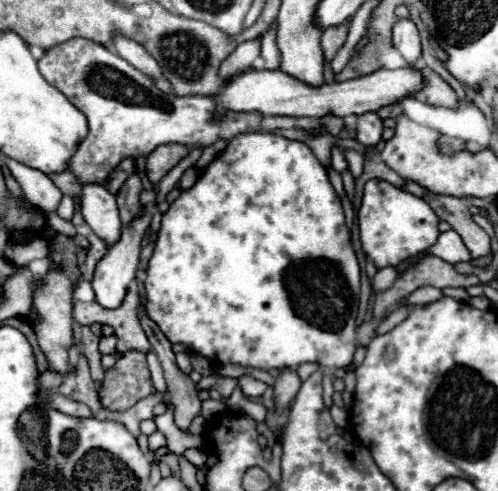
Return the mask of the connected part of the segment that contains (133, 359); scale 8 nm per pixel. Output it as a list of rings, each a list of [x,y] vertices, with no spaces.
[[[126,351],[114,367],[106,371],[100,401],[106,409],[124,411],[152,393],[156,393],[156,389],[146,365],[146,353]]]

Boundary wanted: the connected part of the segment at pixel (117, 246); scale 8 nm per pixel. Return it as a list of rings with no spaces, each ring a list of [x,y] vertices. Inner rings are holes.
[[[158,187],[154,189],[144,189],[140,195],[140,205],[142,205],[142,213],[138,217],[134,217],[124,229],[120,239],[108,247],[106,255],[98,261],[96,271],[94,271],[94,279],[92,279],[92,287],[96,293],[96,301],[106,307],[106,309],[116,309],[120,307],[124,293],[128,289],[128,283],[134,279],[134,273],[138,269],[138,257],[140,257],[140,243],[146,235],[146,229],[150,227],[152,221],[152,209],[156,207],[156,197],[158,197]]]

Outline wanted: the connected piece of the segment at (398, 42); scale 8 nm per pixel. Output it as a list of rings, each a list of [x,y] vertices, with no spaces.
[[[398,19],[392,29],[392,43],[402,53],[402,57],[414,65],[420,59],[422,47],[420,47],[420,35],[416,25],[410,19]]]

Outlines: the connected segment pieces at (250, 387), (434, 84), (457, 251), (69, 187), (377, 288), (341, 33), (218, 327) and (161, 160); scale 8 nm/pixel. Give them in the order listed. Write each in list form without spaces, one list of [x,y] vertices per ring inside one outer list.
[[[242,375],[238,379],[238,385],[240,385],[240,389],[242,389],[242,393],[246,397],[260,397],[264,393],[264,389],[268,387],[266,383],[262,383],[262,381],[258,381],[258,379],[250,377],[250,375]]]
[[[414,65],[414,67],[416,67],[416,69],[420,69],[422,79],[424,79],[424,89],[420,89],[418,93],[414,93],[414,99],[422,101],[422,103],[430,103],[430,105],[450,107],[450,109],[456,109],[456,107],[458,107],[456,93],[452,91],[452,87],[450,87],[446,81],[442,81],[442,79],[440,79],[440,75],[438,75],[438,73],[434,73],[434,71],[432,71],[432,69],[428,69],[428,67],[418,67],[418,65]]]
[[[446,231],[446,233],[440,233],[436,245],[432,245],[430,249],[432,255],[448,261],[448,263],[458,263],[458,261],[472,261],[466,245],[462,243],[460,235],[456,231]]]
[[[60,171],[60,173],[50,173],[48,175],[52,179],[52,183],[68,197],[74,197],[74,195],[80,195],[80,189],[82,185],[76,181],[76,177],[68,171]]]
[[[384,267],[384,269],[380,269],[380,271],[376,273],[374,281],[372,281],[372,291],[374,291],[374,293],[382,293],[382,291],[390,289],[390,287],[394,285],[396,277],[398,277],[398,271],[396,271],[394,267]]]
[[[348,21],[338,25],[338,27],[328,27],[324,29],[322,33],[322,51],[324,51],[324,57],[330,61],[336,51],[344,45],[346,41],[346,31],[348,31]]]
[[[256,131],[256,133],[240,133],[236,135],[224,153],[220,153],[206,171],[198,177],[198,181],[170,205],[170,209],[162,215],[162,227],[158,231],[158,239],[154,243],[154,253],[148,261],[146,269],[146,311],[148,317],[160,327],[170,343],[182,343],[194,353],[210,359],[214,365],[240,365],[250,369],[280,369],[290,367],[296,369],[302,363],[316,361],[322,367],[338,369],[348,367],[356,349],[356,315],[358,315],[358,299],[360,299],[360,265],[354,253],[354,245],[350,239],[350,231],[344,221],[344,211],[340,205],[340,197],[328,181],[326,169],[320,165],[310,147],[302,141],[292,141],[276,133]]]
[[[168,143],[168,145],[156,147],[146,159],[146,175],[148,175],[150,183],[156,185],[186,153],[188,153],[188,147],[178,145],[178,143]]]

